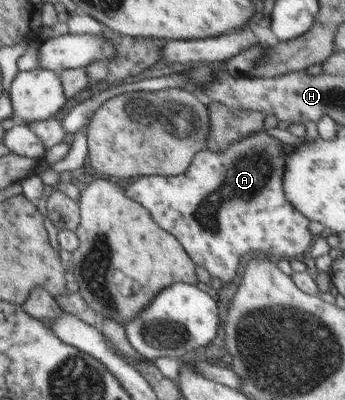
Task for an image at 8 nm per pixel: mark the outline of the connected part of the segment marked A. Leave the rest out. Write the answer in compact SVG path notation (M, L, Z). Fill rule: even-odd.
M268 128L260 129L220 153L205 148L196 153L185 173L178 176L137 176L125 189L126 197L140 203L150 213L152 220L170 233L184 247L195 266L202 267L222 283L239 279L246 259L252 255L266 255L273 260L290 260L302 255L316 237L309 230L310 219L304 217L284 193L286 155L283 144L268 135Z

